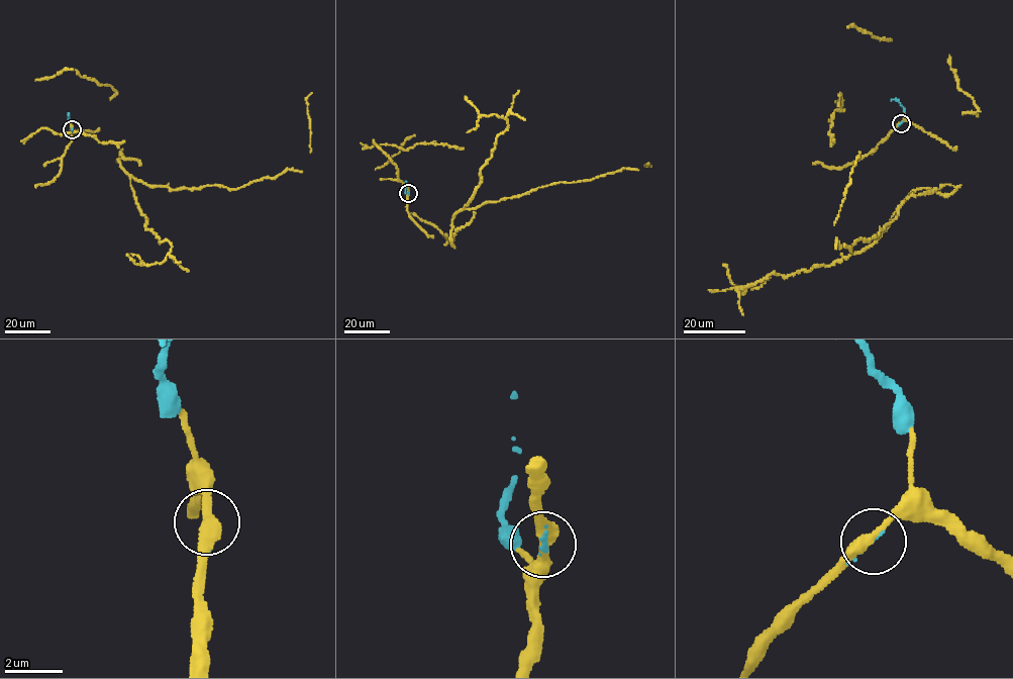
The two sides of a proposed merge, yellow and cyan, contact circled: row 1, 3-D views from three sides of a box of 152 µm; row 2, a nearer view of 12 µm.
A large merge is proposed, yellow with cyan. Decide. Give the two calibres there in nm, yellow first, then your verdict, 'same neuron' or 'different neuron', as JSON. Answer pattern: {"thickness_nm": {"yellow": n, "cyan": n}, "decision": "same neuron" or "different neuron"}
{"thickness_nm": {"yellow": 360, "cyan": 120}, "decision": "same neuron"}

